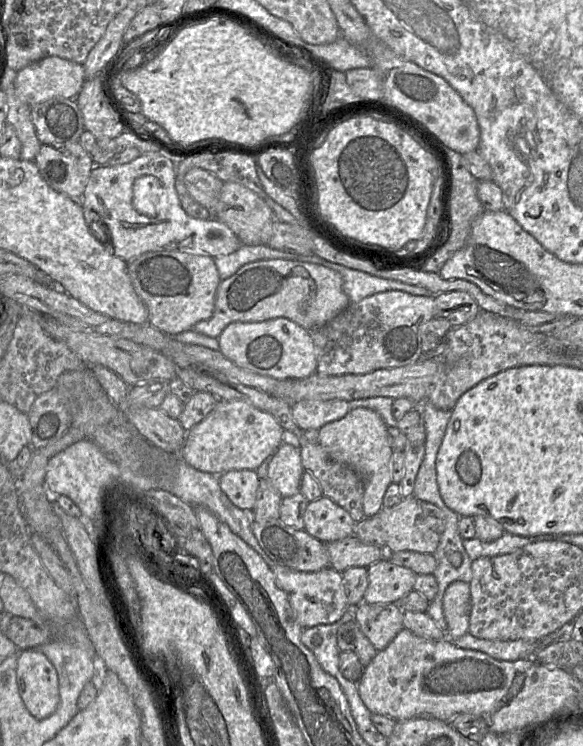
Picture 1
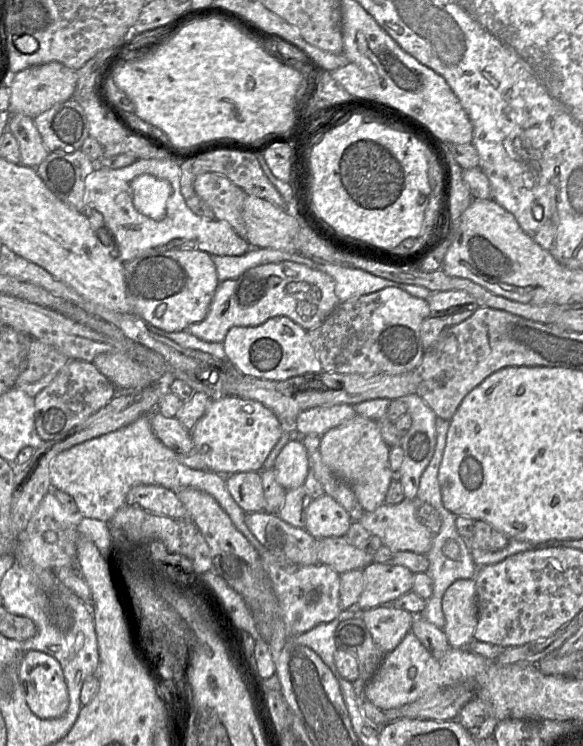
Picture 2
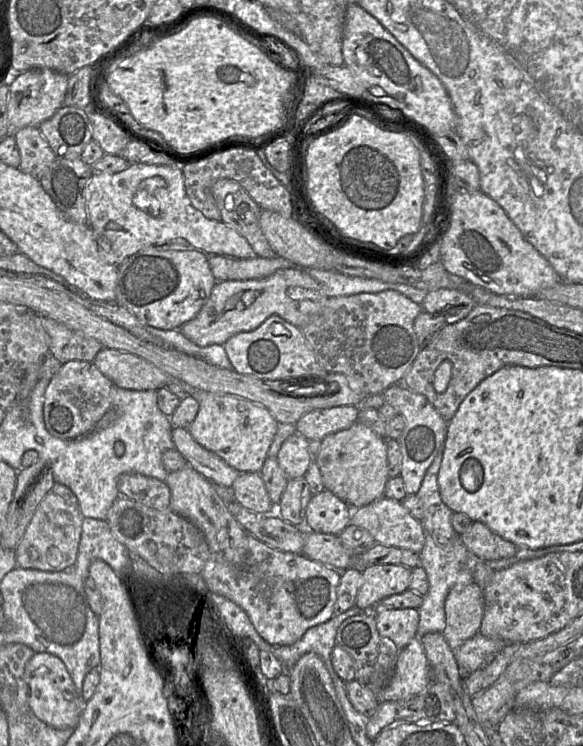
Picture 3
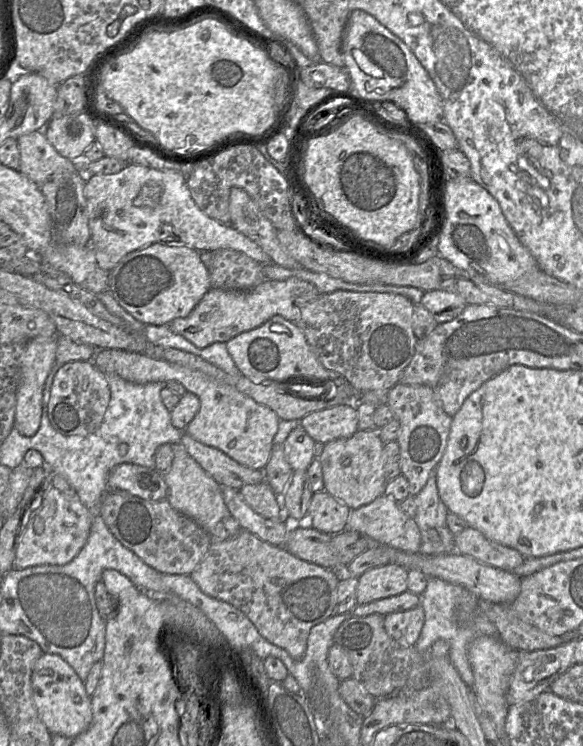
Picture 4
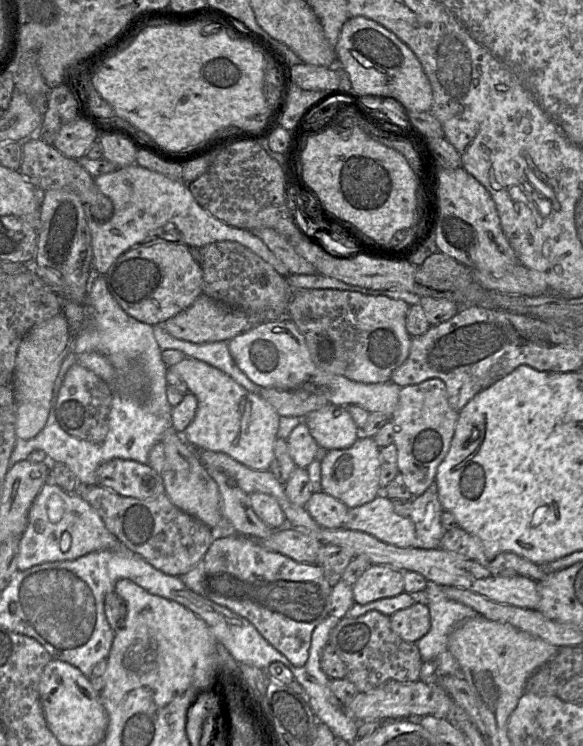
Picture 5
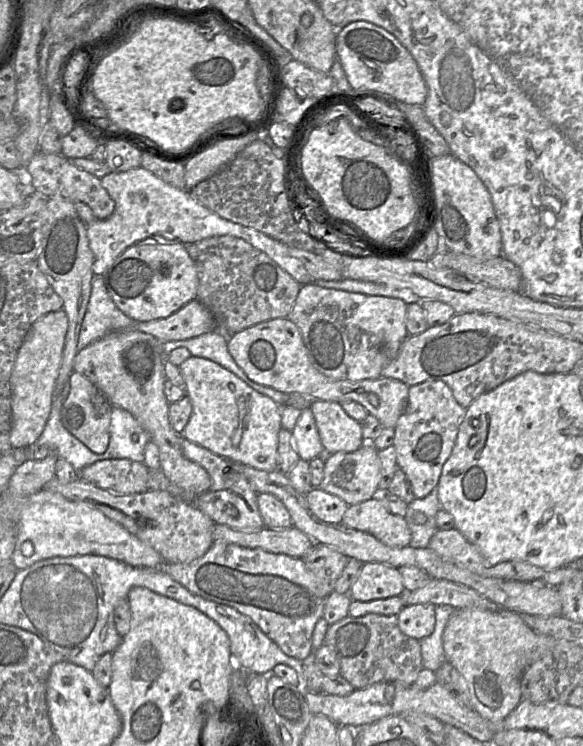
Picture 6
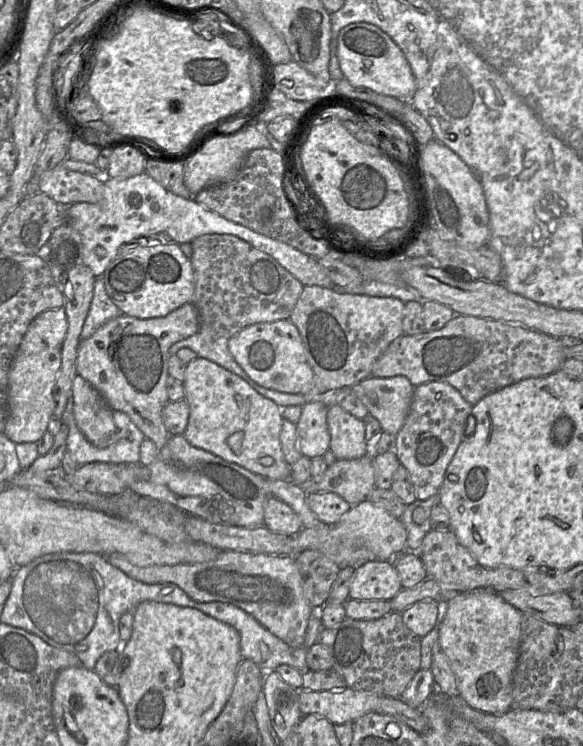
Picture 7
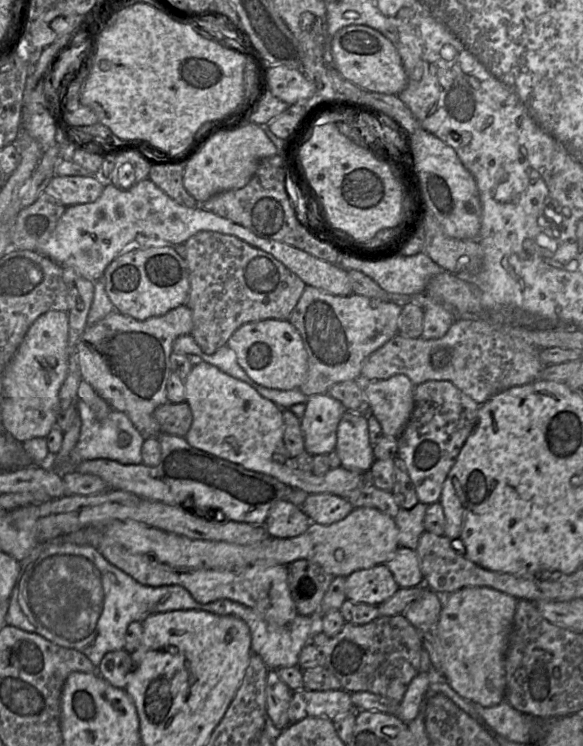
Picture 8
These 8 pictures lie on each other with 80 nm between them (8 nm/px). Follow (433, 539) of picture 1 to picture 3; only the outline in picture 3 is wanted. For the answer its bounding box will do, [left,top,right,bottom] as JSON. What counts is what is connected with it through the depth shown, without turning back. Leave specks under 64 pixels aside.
[350,496,426,553]

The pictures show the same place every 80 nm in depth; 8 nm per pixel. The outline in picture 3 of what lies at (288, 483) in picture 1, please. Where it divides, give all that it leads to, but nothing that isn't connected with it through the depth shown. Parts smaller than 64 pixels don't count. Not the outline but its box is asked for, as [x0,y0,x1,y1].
[277,432,313,480]

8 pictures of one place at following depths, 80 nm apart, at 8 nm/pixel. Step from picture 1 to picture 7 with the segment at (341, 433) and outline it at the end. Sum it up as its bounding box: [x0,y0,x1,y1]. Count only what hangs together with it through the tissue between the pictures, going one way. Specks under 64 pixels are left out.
[299,453,376,506]

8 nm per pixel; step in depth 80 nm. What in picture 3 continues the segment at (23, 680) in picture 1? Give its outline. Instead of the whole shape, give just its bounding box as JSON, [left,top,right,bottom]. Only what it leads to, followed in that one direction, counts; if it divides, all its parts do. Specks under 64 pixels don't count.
[23,652,86,729]

